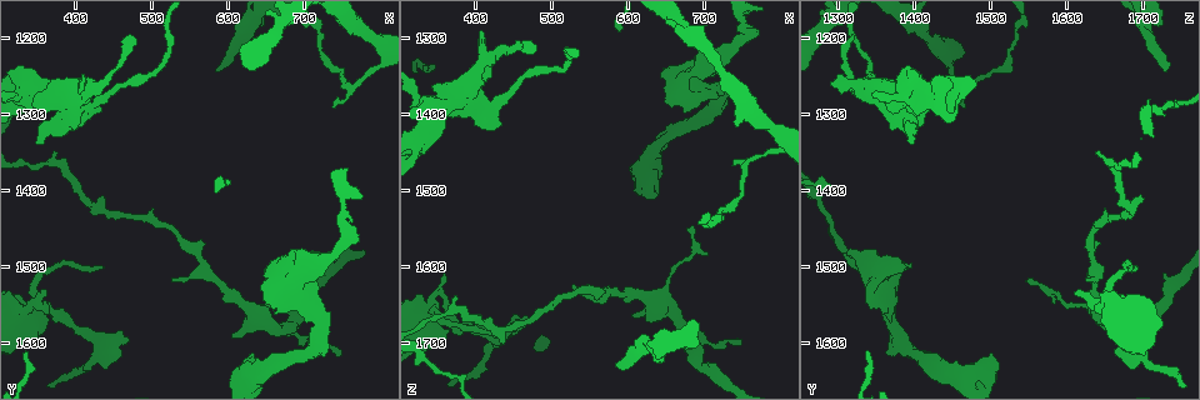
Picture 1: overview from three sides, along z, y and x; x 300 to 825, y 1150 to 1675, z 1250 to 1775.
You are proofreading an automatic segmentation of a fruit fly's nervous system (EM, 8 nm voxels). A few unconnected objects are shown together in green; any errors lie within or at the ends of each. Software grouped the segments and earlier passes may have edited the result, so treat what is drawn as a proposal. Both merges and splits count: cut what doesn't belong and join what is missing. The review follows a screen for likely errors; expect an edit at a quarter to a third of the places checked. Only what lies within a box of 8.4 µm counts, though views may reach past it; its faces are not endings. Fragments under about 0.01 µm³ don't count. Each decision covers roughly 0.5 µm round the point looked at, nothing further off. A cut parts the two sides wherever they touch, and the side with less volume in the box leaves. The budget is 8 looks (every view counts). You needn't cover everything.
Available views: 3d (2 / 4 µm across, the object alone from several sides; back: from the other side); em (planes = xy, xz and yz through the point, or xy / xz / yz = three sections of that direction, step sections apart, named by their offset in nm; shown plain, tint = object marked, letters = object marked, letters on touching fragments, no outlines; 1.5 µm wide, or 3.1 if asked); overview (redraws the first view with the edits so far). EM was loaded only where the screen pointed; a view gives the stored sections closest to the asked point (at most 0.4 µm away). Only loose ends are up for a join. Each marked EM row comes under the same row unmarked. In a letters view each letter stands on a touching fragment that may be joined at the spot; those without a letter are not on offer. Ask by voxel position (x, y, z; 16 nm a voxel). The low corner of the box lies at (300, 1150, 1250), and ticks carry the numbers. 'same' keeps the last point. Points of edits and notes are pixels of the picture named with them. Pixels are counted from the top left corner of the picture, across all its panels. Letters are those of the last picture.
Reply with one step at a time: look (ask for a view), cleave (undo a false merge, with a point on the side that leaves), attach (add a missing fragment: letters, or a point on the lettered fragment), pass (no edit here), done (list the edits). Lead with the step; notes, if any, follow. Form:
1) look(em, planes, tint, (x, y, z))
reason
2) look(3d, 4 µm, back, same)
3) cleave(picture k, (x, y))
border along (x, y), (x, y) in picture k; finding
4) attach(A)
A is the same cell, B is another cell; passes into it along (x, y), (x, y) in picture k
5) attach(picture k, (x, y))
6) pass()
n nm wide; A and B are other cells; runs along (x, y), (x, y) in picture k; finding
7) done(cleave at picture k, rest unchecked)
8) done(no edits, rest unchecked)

look(3d, 4 µm, (405, 1255, 1290))
branch stops here

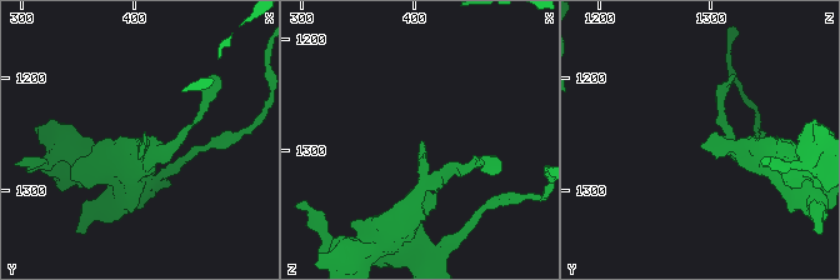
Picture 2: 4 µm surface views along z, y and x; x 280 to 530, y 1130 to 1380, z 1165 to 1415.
look(em, planes, tint, (408, 1260, 1292))

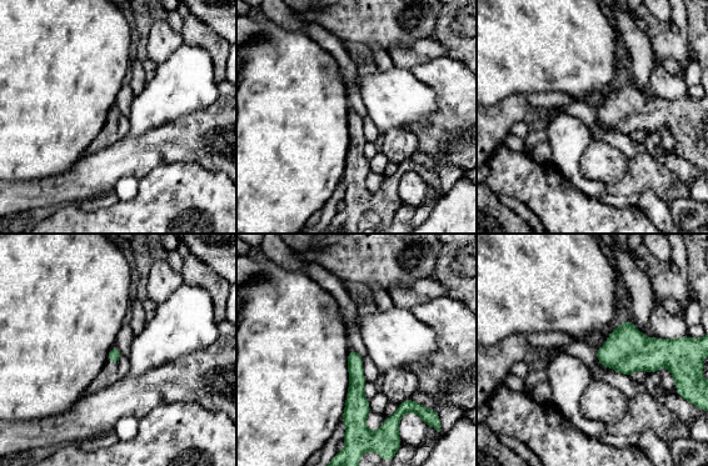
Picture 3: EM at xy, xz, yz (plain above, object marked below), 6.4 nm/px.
look(em, planes, letters, same)
what lies round it

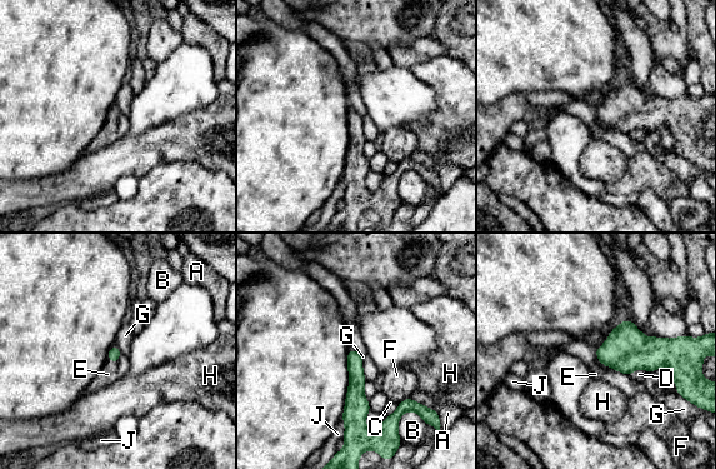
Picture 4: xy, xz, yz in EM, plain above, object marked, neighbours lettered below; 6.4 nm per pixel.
attach(E)
E is the same cell, A, B, C, D, F, G, H and J are other cells; passes into it along (114, 353), (113, 362), (108, 374) in picture 4; the neuron continues

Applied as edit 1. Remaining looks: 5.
look(3d, 2 µm, (585, 1245, 1735))
branch stops here

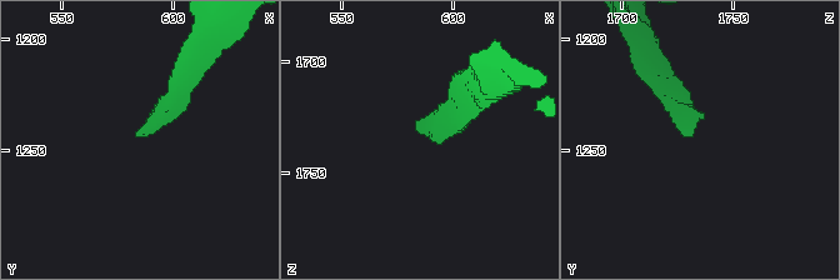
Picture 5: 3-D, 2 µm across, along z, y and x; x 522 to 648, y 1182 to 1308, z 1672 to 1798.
look(em, planes, letters, (583, 1242, 1731))
now the EM

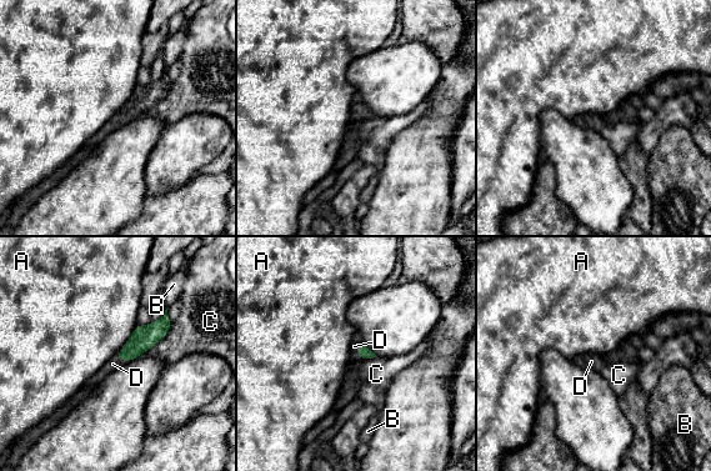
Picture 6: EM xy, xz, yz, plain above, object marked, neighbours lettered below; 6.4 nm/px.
attach(D)
80 nm wide; D is the same cell, A, B and C are other cells; passes into it along (362, 351), (356, 350), (354, 357) in picture 6; the neuron continues

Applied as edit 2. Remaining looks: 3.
look(3d, 4 µm, (685, 1515, 1545))
thin end

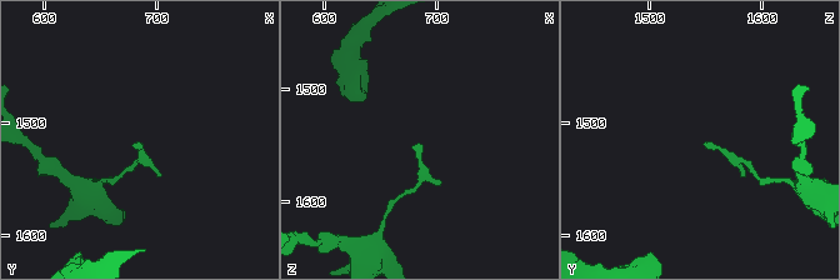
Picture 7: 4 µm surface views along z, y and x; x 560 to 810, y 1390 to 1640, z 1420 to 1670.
look(em, planes, tint, (684, 1518, 1548))
shape alone is not enough

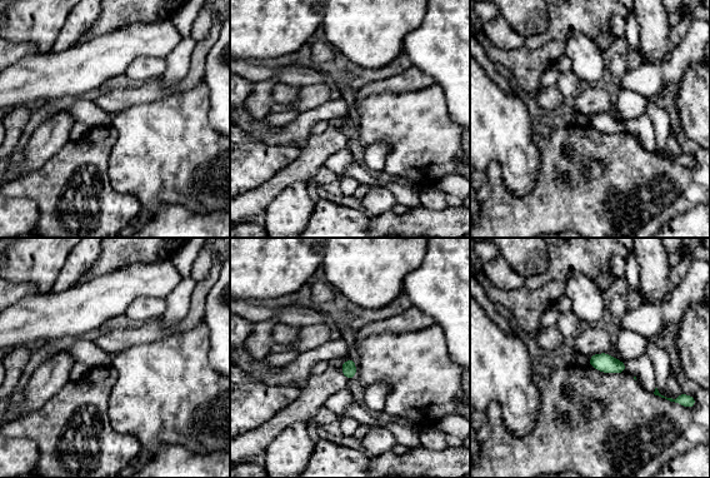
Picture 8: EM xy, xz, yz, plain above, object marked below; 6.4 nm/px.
look(em, planes, letters, same)

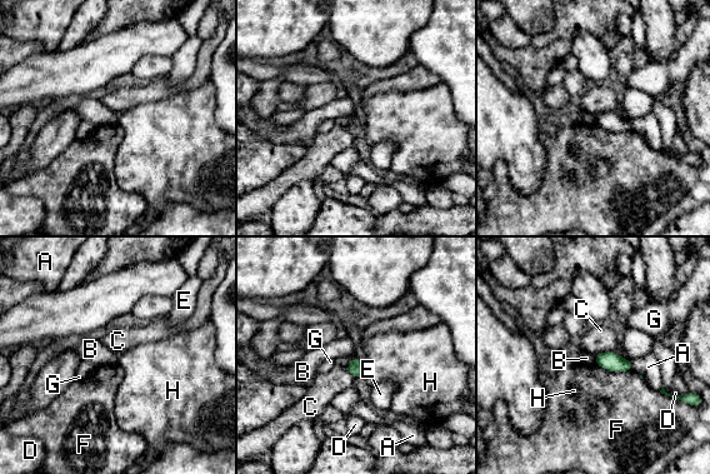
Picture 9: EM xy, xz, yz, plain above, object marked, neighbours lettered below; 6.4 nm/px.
pass()
F touches over 260 nm; A, B, C, D, E, F, G and H are other cells; border along (595, 354), (614, 352), (625, 359) in picture 9; none of them fits

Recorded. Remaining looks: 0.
done(attach at picture 4, attach at picture 6, rest unchecked)

